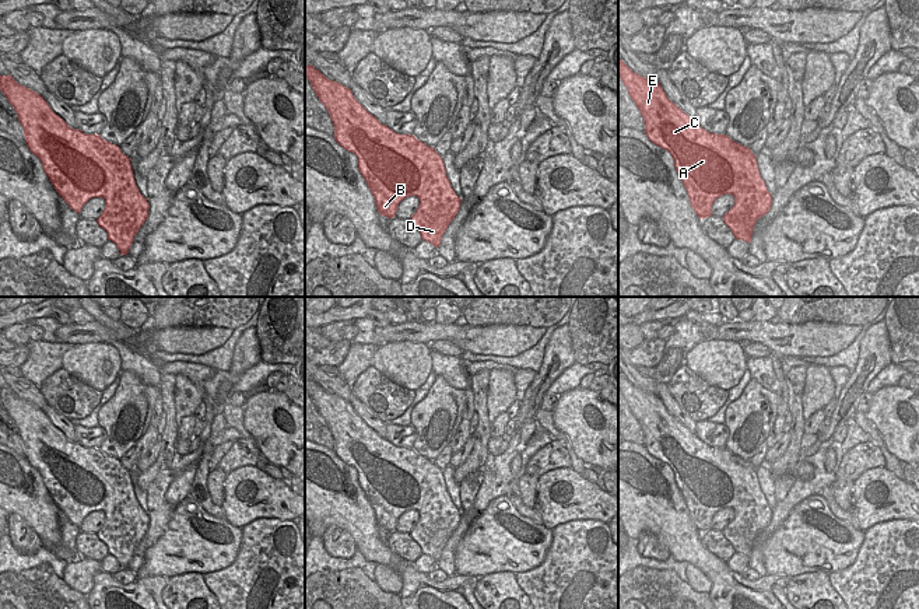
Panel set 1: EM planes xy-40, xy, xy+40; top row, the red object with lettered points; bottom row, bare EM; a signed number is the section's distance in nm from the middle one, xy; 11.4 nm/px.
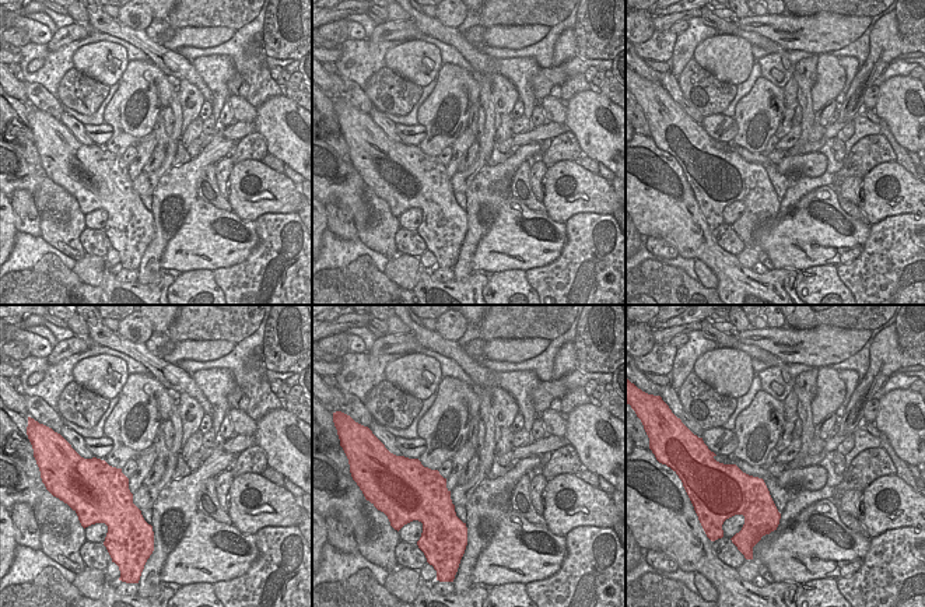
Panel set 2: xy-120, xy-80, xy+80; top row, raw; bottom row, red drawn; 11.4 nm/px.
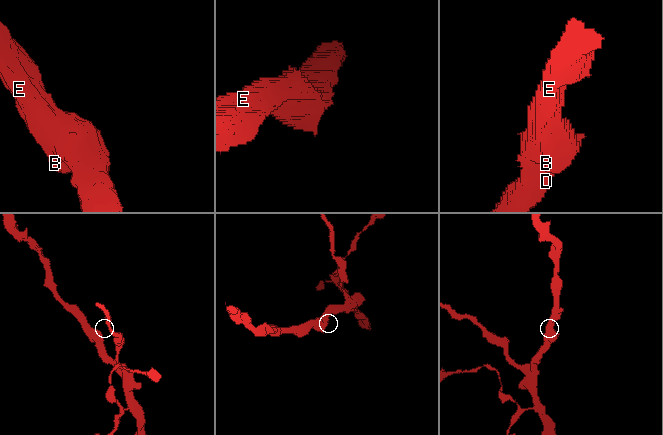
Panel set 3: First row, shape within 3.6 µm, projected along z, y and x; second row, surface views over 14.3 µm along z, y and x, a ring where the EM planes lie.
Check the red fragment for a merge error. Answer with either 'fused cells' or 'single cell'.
single cell

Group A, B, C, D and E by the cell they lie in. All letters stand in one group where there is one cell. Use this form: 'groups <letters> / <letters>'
groups A B C D E

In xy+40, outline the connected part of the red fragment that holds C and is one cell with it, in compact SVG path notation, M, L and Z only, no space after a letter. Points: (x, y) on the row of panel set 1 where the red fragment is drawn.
M618 59L618 76L641 111L648 139L671 154L697 216L702 220L711 217L713 202L723 195L732 195L734 206L722 218L736 239L750 244L757 220L765 216L772 204L772 196L760 175L755 154L750 147L733 141L726 134L702 129L695 119L667 98L657 81L634 73L621 59Z

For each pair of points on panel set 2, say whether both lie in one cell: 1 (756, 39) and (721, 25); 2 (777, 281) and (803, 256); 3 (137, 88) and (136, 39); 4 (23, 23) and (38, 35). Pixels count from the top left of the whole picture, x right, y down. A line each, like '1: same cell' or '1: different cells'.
1: same cell
2: different cells
3: different cells
4: same cell

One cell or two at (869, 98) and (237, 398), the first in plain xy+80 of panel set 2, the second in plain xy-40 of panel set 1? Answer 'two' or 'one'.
one

